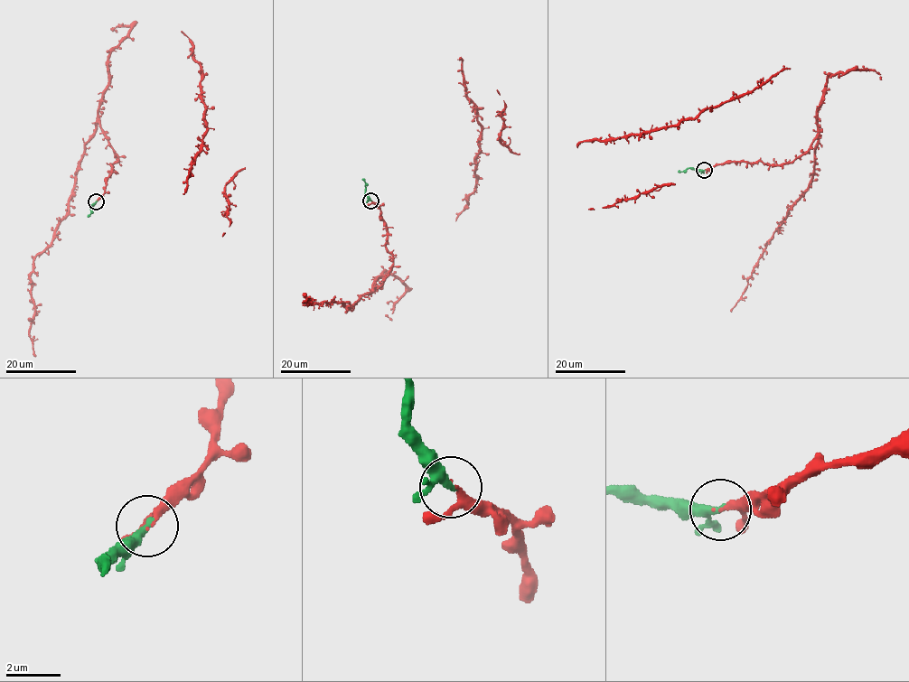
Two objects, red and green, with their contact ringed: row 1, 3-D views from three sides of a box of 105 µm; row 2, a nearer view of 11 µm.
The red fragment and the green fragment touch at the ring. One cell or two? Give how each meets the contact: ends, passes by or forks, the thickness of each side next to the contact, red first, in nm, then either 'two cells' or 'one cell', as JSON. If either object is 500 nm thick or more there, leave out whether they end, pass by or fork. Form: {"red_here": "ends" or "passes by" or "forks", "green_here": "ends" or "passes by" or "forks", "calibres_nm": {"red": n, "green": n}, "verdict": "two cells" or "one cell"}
{"red_here": "passes by", "green_here": "passes by", "calibres_nm": {"red": 180, "green": 240}, "verdict": "one cell"}

